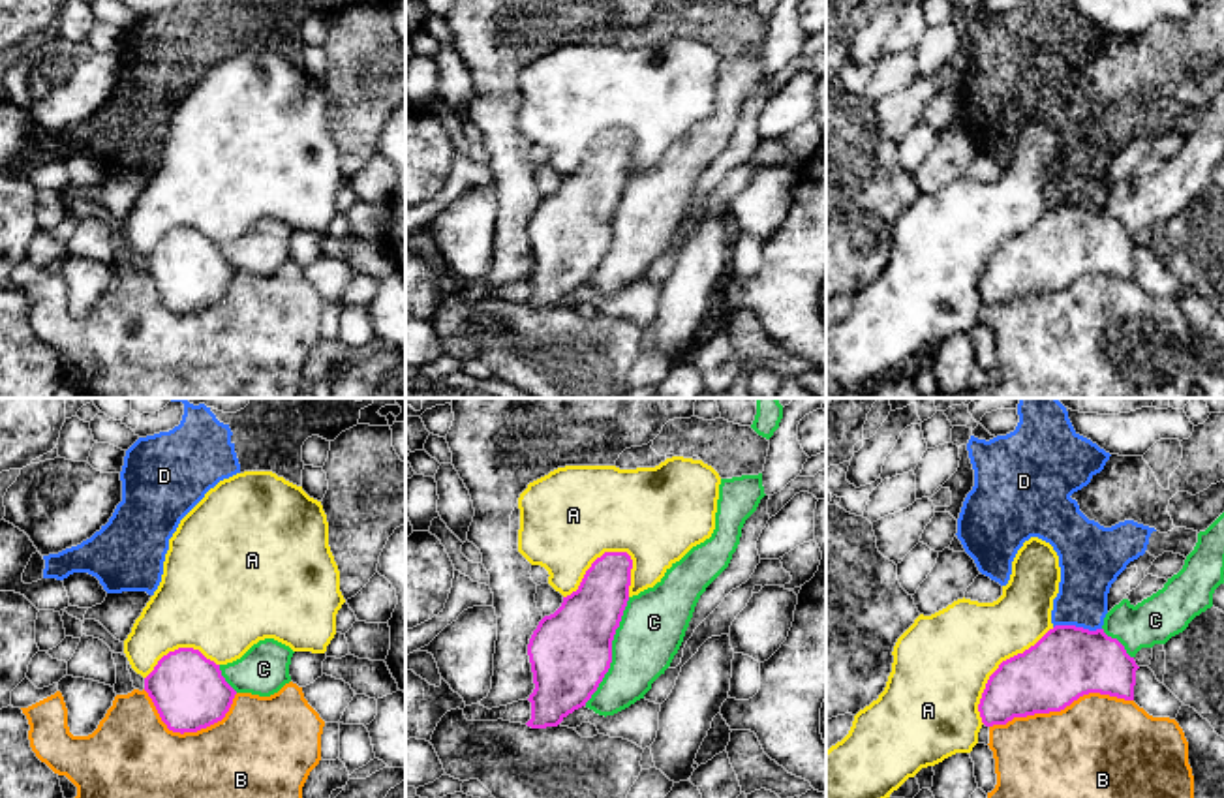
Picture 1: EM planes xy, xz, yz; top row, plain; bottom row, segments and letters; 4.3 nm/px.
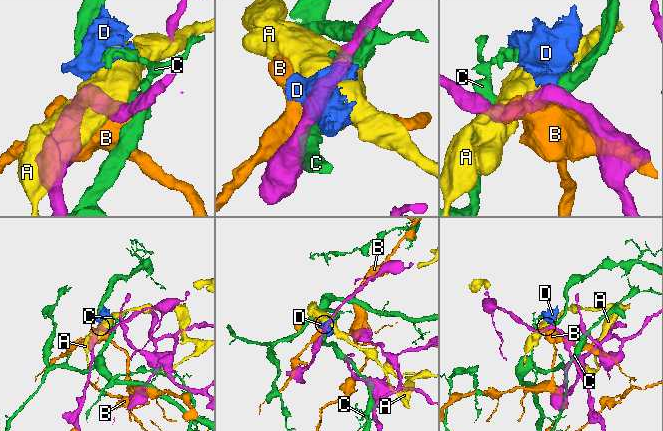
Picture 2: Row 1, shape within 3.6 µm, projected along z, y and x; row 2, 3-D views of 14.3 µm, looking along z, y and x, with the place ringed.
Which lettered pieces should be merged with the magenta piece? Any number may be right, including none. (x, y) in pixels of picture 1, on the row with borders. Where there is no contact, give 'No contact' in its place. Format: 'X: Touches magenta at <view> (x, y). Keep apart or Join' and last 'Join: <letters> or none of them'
A: Touches magenta at xz (592, 564). Keep apart
B: Touches magenta at yz (1061, 708). Keep apart
C: Touches magenta at xz (611, 652). Keep apart
D: Touches magenta at yz (1078, 628). Keep apart
Join: none of them

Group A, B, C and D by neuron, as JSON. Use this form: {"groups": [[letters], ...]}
{"groups": [["A"], ["B"], ["C"], ["D"]]}

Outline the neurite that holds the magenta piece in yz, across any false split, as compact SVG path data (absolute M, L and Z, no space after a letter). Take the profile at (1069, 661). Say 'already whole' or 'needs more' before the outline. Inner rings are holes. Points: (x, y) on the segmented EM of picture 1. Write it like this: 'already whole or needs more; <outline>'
already whole; M1055 625L1034 646L999 665L982 693L986 727L1014 717L1061 712L1089 693L1134 700L1136 665L1125 646L1104 633Z

